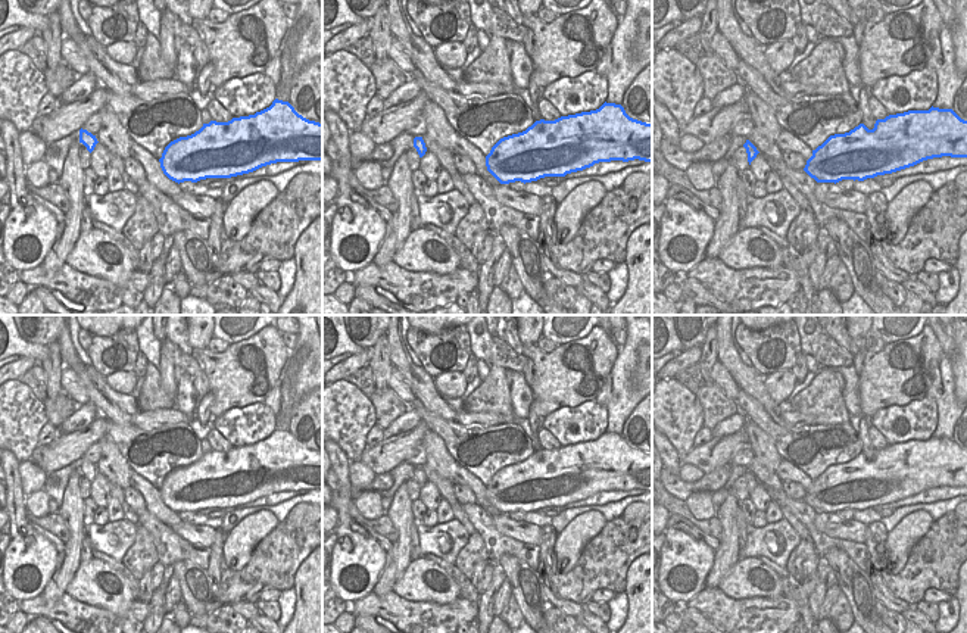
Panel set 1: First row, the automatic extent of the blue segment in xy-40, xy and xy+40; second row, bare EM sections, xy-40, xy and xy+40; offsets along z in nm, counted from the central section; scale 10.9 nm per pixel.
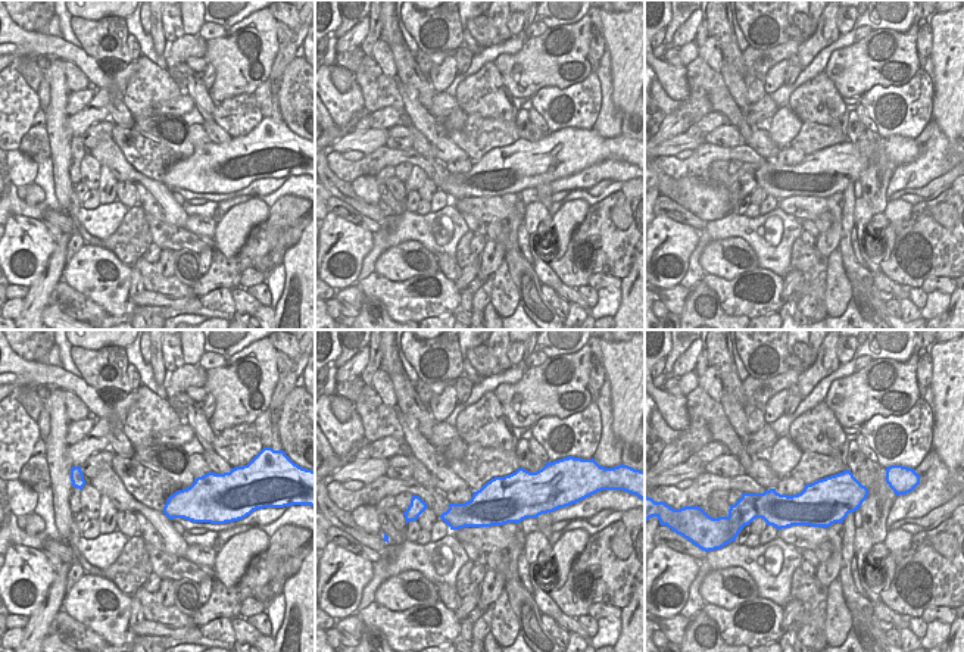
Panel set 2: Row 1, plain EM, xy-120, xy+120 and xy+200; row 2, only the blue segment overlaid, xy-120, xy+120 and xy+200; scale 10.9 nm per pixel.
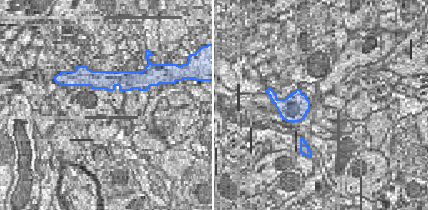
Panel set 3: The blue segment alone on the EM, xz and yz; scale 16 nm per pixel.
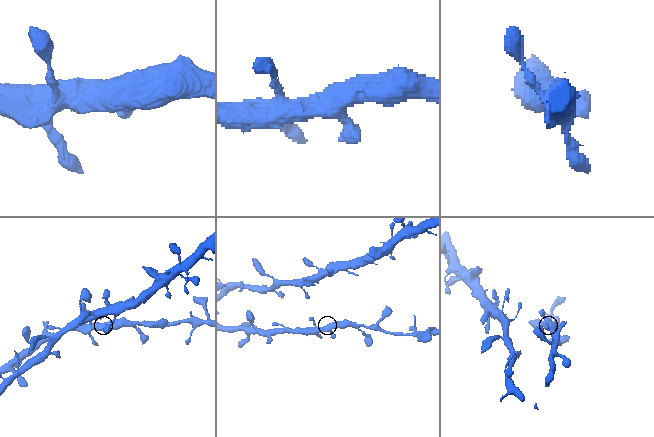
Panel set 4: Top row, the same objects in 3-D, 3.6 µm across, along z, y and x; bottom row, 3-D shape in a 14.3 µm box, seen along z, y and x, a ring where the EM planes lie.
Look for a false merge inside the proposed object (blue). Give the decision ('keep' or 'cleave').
keep

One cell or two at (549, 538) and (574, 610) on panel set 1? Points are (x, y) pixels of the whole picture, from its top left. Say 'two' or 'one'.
one

